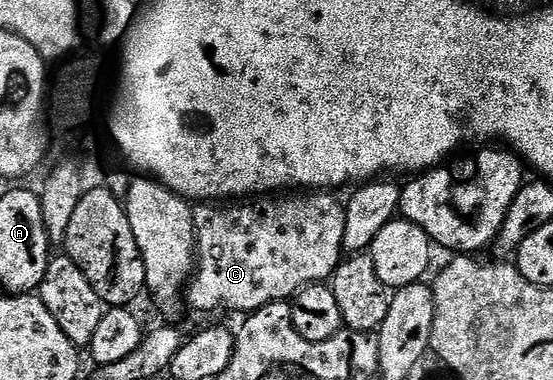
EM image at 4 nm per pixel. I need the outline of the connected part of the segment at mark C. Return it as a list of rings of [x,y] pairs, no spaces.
[[[299,192],[294,196],[263,196],[258,199],[259,206],[251,204],[223,204],[220,210],[211,210],[200,217],[197,222],[197,269],[185,287],[185,302],[195,310],[243,310],[254,312],[265,308],[274,302],[287,302],[294,299],[300,290],[307,286],[323,284],[334,274],[344,257],[343,241],[345,240],[345,206],[342,201],[335,199],[331,192]]]

